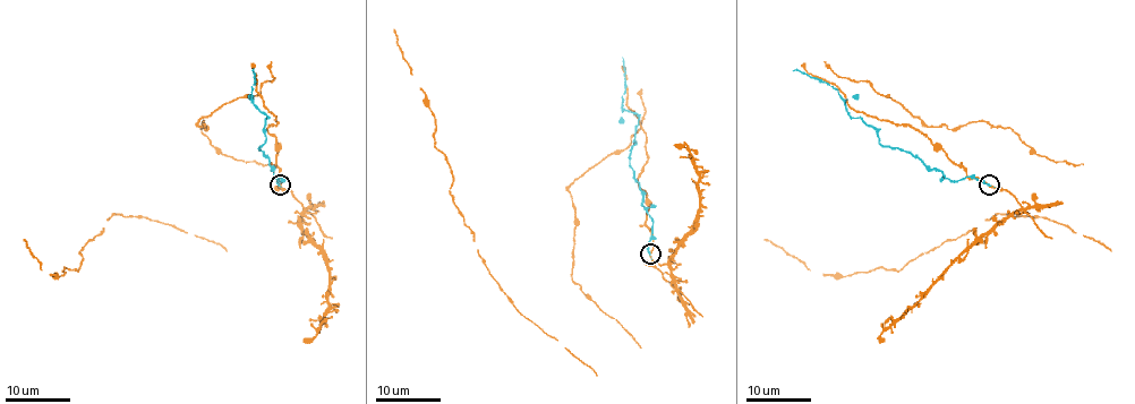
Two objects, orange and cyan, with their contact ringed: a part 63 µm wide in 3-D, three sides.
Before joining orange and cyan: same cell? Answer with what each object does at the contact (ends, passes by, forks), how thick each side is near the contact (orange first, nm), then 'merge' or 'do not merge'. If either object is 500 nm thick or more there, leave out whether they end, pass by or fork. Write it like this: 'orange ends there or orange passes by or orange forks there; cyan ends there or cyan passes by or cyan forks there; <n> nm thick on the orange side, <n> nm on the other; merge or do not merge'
orange passes by; cyan ends there; 170 nm thick on the orange side, 200 nm on the other; do not merge

